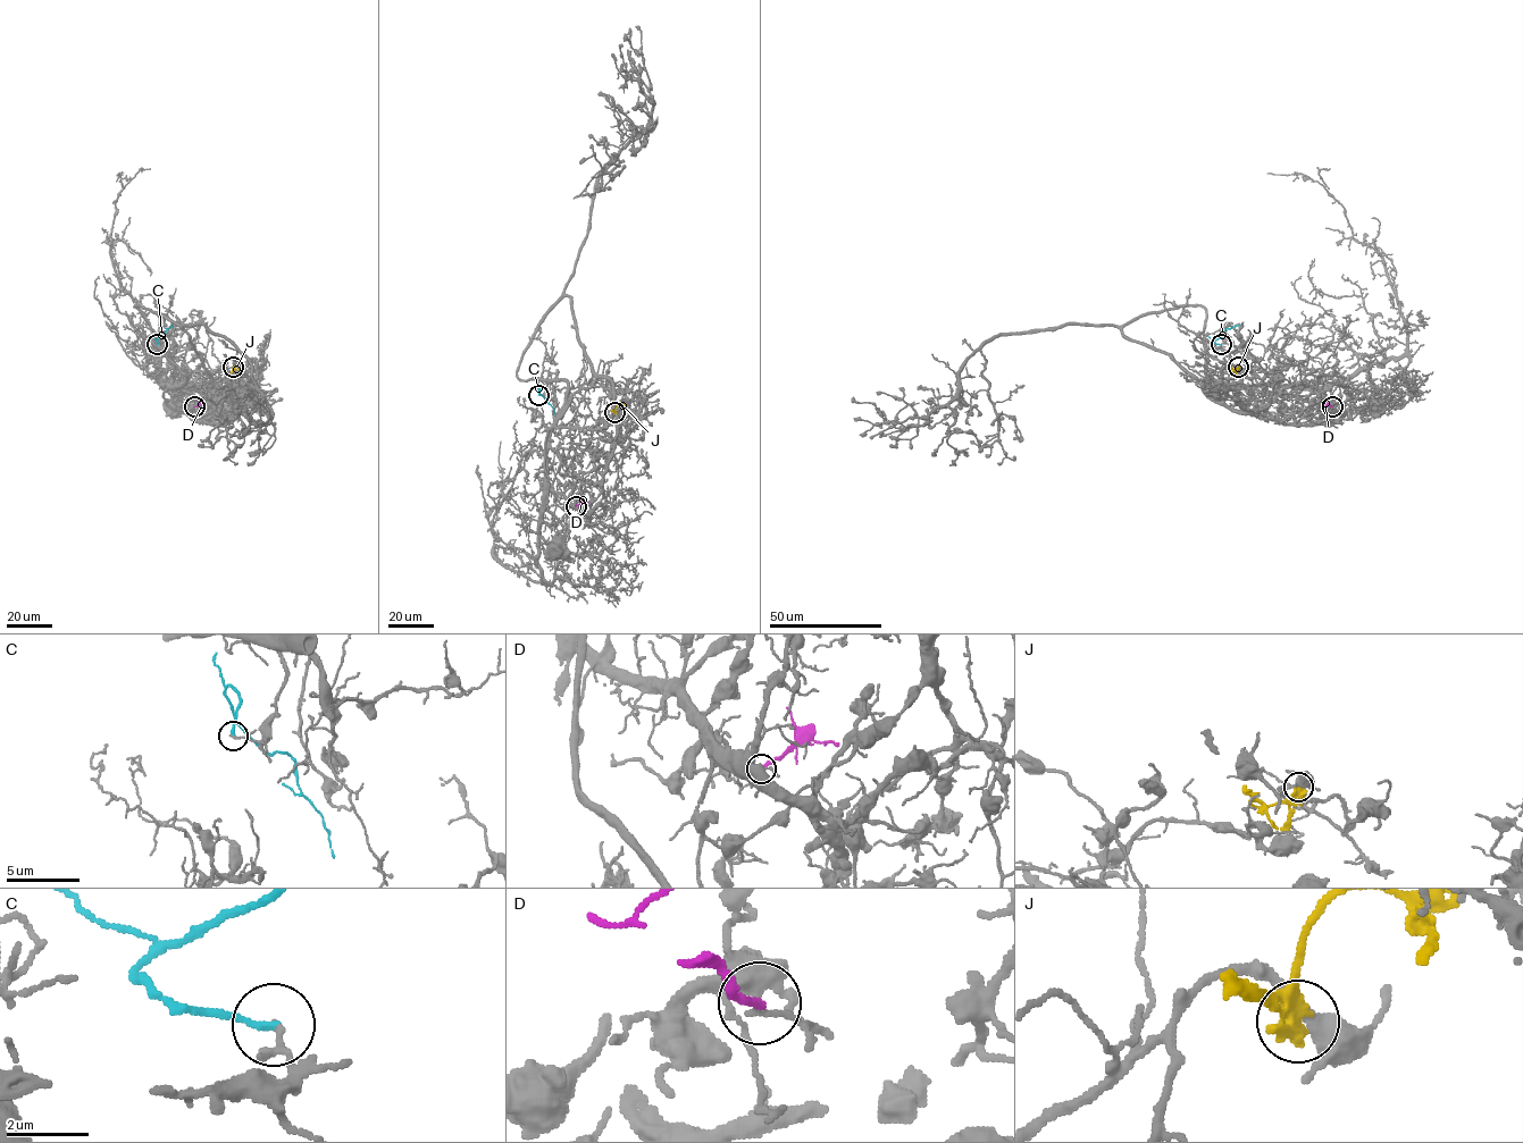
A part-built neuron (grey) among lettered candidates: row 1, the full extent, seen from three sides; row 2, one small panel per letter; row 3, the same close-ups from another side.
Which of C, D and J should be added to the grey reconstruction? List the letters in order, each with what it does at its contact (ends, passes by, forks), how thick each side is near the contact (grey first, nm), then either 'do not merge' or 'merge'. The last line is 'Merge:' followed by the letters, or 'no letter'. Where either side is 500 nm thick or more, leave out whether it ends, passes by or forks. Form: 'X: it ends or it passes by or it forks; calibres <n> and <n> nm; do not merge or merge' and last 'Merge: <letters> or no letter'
C: it ends; calibres 130 and 190 nm; do not merge
D: it ends; calibres 140 and 220 nm; do not merge
J: calibres 360 and 500 nm; do not merge
Merge: no letter

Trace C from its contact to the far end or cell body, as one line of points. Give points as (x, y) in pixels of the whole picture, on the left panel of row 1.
C: (157, 344), (156, 341), (173, 325)

